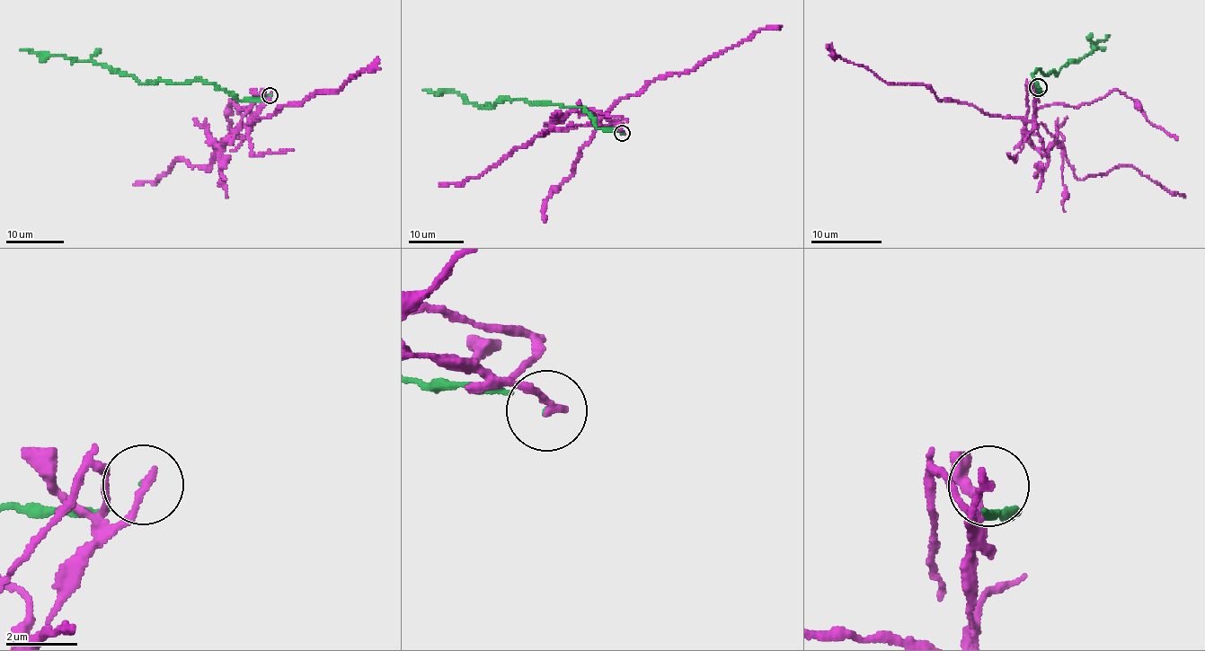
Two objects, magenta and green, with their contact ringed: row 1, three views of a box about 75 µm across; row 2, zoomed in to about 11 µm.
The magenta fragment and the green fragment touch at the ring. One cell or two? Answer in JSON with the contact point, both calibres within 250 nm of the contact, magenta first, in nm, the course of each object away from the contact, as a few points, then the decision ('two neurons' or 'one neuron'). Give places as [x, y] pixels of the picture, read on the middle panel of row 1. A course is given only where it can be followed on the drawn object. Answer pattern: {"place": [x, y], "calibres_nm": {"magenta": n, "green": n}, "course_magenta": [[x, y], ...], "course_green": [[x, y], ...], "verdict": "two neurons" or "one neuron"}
{"place": [622, 133], "calibres_nm": {"magenta": 240, "green": 50}, "course_magenta": [[623, 133], [599, 123], [604, 115], [624, 97], [636, 94], [651, 82], [684, 74], [756, 32], [782, 25]], "course_green": [[623, 133], [603, 130], [582, 108], [521, 99], [504, 99], [487, 109], [468, 103], [456, 92], [422, 91]], "verdict": "two neurons"}

